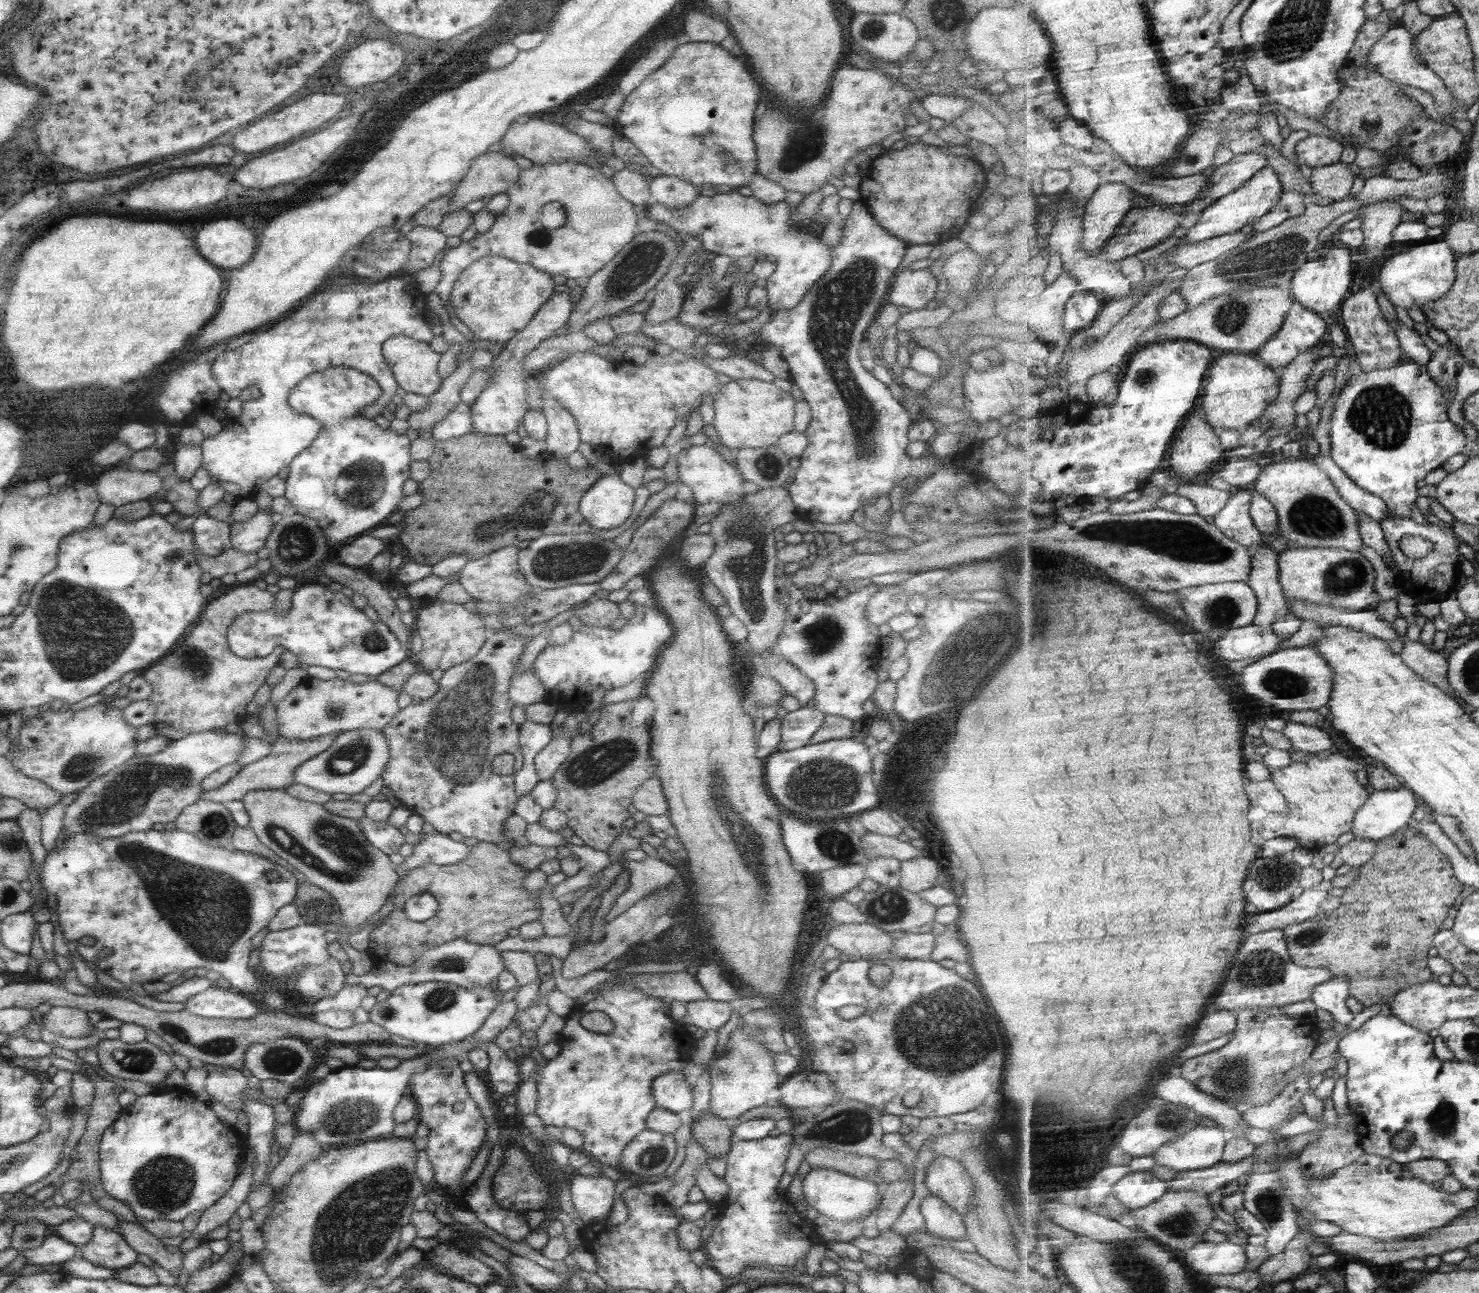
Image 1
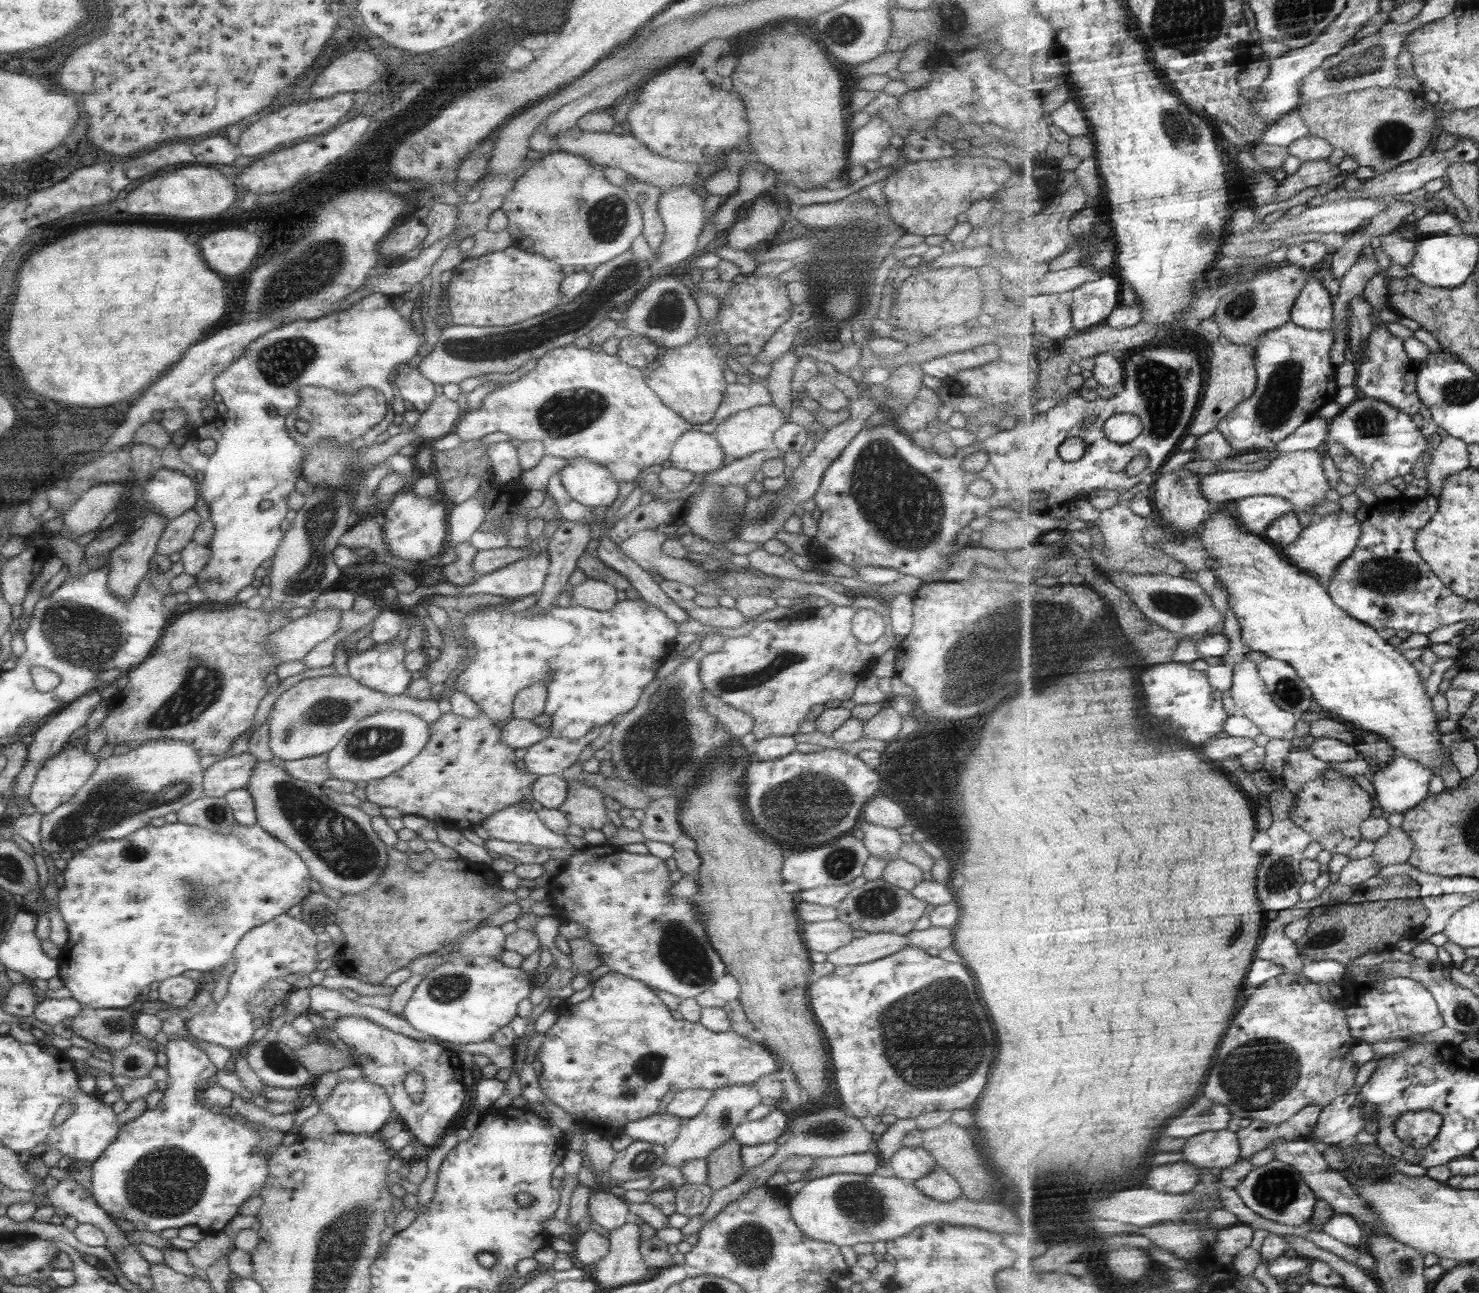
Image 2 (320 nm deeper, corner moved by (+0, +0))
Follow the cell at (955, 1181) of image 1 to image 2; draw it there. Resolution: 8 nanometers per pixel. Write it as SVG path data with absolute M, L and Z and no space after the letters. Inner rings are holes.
M901 1146L888 1158L887 1166L891 1168L893 1177L905 1182L915 1182L935 1168L931 1155L923 1148L909 1148Z

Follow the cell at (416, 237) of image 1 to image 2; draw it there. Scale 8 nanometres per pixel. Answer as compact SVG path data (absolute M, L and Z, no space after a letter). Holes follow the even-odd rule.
M437 201L430 202L427 216L420 221L427 228L427 235L421 244L424 247L429 246L450 234L455 229L457 213L454 206Z

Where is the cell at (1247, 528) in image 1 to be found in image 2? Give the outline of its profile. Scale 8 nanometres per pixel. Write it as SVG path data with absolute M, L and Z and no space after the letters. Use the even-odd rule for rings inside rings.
M1261 495L1237 500L1236 517L1249 532L1264 535L1280 516L1294 512L1296 506L1282 496Z

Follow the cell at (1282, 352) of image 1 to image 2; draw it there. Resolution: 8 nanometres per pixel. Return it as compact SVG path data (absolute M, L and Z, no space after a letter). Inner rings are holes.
M1292 320L1255 340L1258 387L1255 394L1223 418L1218 430L1238 453L1276 450L1297 428L1317 417L1317 410L1336 400L1338 367L1331 362L1333 330L1303 328Z

